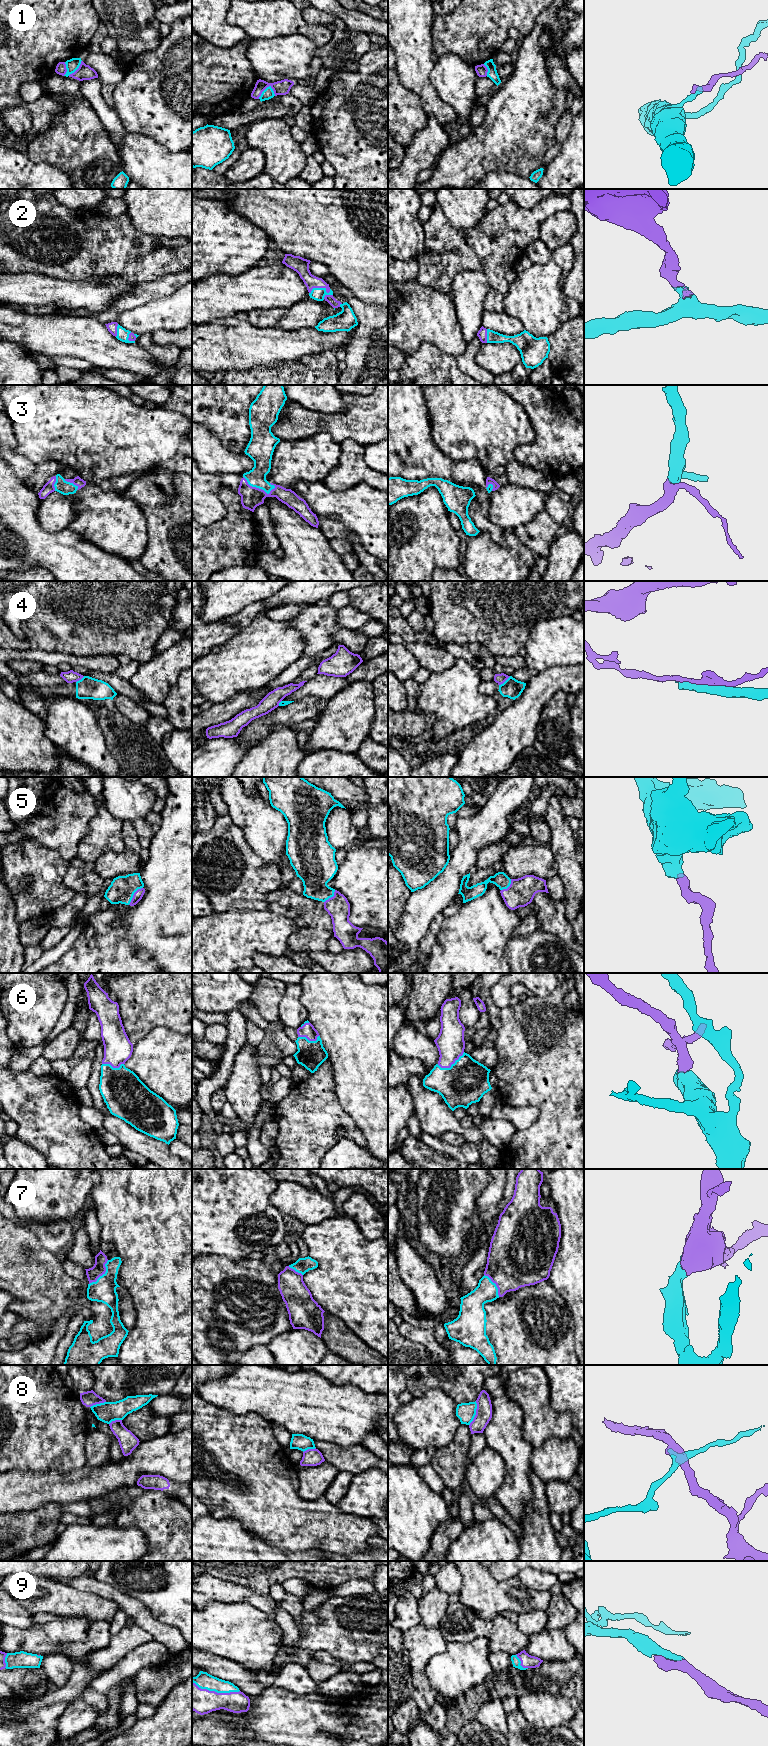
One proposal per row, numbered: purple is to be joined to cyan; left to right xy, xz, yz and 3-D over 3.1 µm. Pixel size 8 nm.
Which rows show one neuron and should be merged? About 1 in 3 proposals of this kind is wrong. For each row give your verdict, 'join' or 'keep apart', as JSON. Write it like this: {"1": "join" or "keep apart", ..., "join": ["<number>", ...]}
{"1": "keep apart", "2": "join", "3": "join", "4": "keep apart", "5": "join", "6": "join", "7": "join", "8": "keep apart", "9": "join", "join": ["2", "3", "5", "6", "7", "9"]}

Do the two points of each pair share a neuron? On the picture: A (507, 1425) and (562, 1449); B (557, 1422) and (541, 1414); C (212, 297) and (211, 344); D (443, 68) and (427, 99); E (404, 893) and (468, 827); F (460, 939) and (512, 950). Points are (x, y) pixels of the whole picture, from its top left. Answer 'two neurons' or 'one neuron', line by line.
A: two neurons
B: one neuron
C: two neurons
D: two neurons
E: two neurons
F: two neurons

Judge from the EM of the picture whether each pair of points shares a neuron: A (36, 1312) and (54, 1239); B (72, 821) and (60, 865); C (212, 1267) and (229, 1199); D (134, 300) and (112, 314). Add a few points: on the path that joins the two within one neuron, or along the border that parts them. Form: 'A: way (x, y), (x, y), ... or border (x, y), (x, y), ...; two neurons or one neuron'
A: border (35, 1233), (39, 1241), (55, 1254); two neurons
B: border (42, 844), (56, 851), (63, 858), (70, 860); two neurons
C: border (202, 1255), (220, 1255), (231, 1260), (238, 1260); two neurons
D: way (129, 300), (125, 301), (117, 309); one neuron

